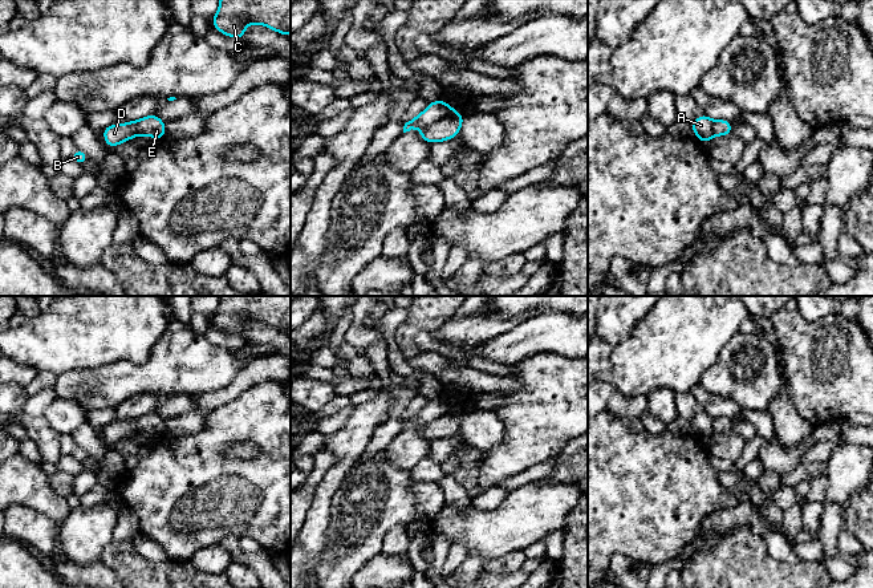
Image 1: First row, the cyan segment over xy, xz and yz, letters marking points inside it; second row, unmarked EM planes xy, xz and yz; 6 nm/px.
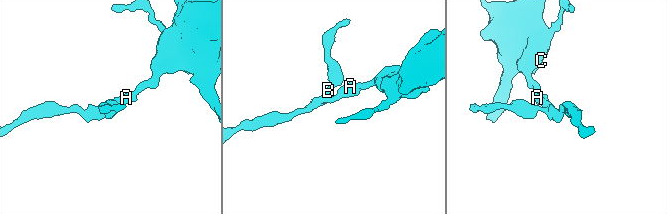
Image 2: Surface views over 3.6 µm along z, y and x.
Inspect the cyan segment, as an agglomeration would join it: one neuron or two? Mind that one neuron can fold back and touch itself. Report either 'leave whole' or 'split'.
split

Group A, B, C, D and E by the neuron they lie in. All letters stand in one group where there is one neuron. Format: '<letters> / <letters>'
A C D / B E

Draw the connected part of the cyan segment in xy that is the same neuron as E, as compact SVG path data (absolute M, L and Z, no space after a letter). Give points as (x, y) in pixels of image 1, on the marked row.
M155 114L138 119L135 122L135 131L141 135L150 135L154 139L166 135L165 122Z

